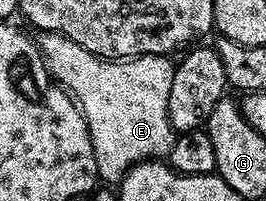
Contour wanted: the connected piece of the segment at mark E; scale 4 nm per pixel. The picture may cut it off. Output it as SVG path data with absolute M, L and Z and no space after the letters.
M46 32L38 35L37 45L43 53L48 75L75 99L78 108L83 111L83 119L87 121L87 131L93 144L97 172L102 181L117 184L139 162L166 159L167 153L173 148L177 133L169 124L169 88L173 88L175 71L170 57L146 54L140 58L108 60L85 52L81 44L73 44L73 40L65 36Z

